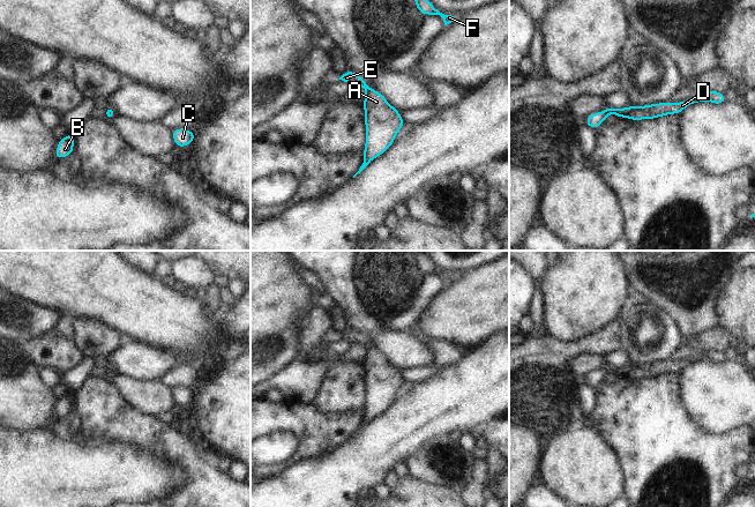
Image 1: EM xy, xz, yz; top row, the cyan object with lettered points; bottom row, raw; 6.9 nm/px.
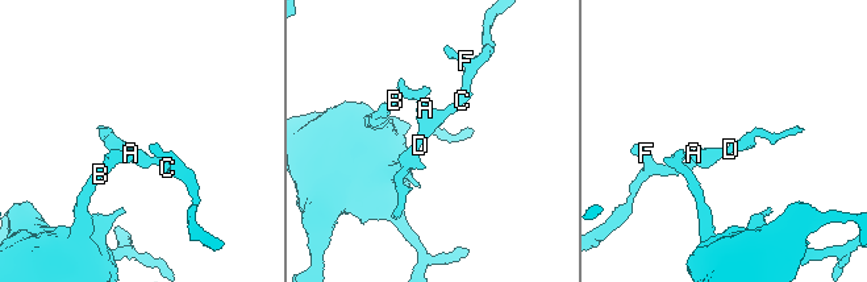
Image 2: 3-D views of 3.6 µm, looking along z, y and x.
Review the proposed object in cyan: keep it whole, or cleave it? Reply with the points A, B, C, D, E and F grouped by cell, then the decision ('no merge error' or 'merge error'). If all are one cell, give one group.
groups A C D F / B E; merge error

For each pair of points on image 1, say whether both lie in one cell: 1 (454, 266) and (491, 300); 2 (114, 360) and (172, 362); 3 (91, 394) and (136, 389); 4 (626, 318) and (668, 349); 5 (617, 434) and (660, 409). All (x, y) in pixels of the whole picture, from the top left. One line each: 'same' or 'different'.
1: different
2: same
3: different
4: same
5: same

